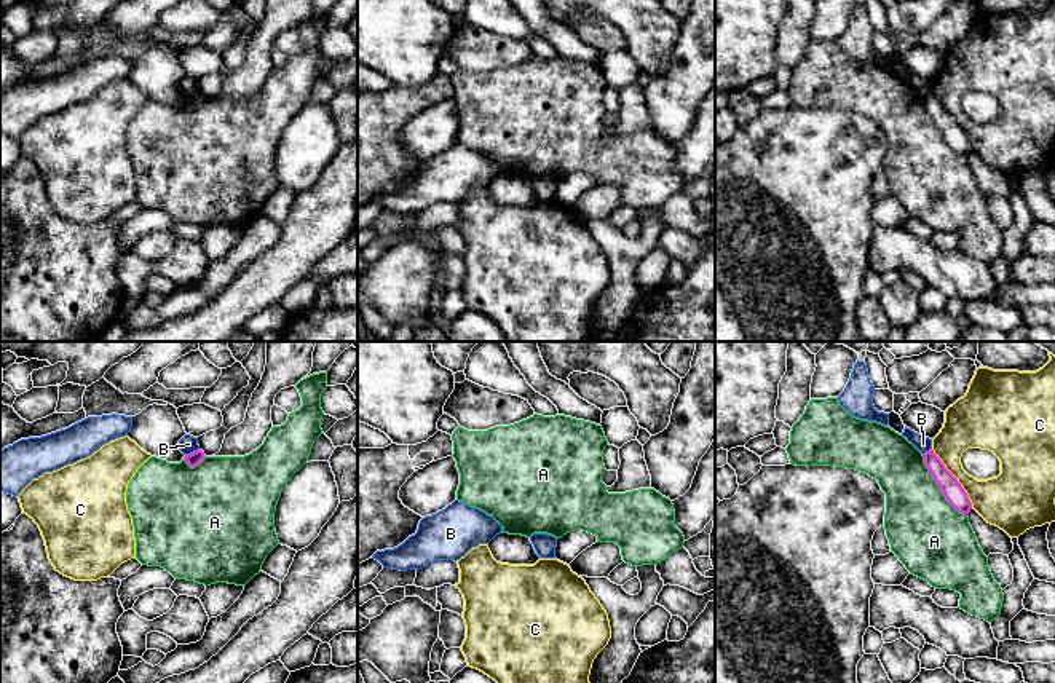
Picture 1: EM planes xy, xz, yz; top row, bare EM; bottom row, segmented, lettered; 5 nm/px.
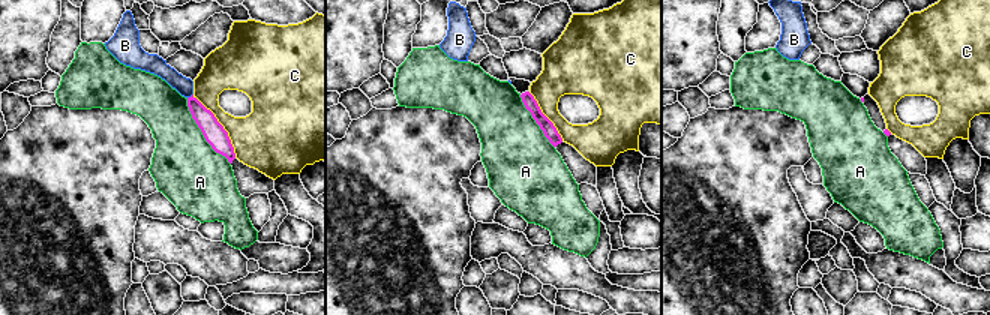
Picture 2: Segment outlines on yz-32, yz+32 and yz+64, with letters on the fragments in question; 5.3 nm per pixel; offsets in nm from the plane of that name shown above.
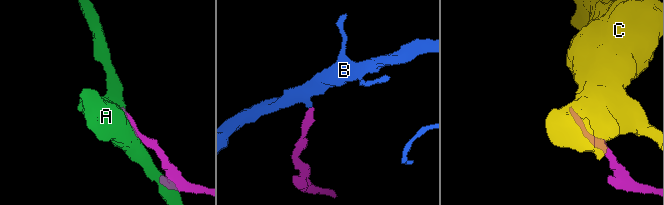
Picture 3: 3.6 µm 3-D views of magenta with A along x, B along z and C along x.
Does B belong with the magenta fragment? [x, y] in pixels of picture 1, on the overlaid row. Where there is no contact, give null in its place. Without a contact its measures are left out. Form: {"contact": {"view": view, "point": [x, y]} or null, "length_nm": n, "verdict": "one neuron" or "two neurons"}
{"contact": {"view": "xy", "point": [193, 452]}, "length_nm": 80, "verdict": "two neurons"}

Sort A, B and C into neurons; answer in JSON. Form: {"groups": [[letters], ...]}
{"groups": [["A"], ["B"], ["C"]]}

